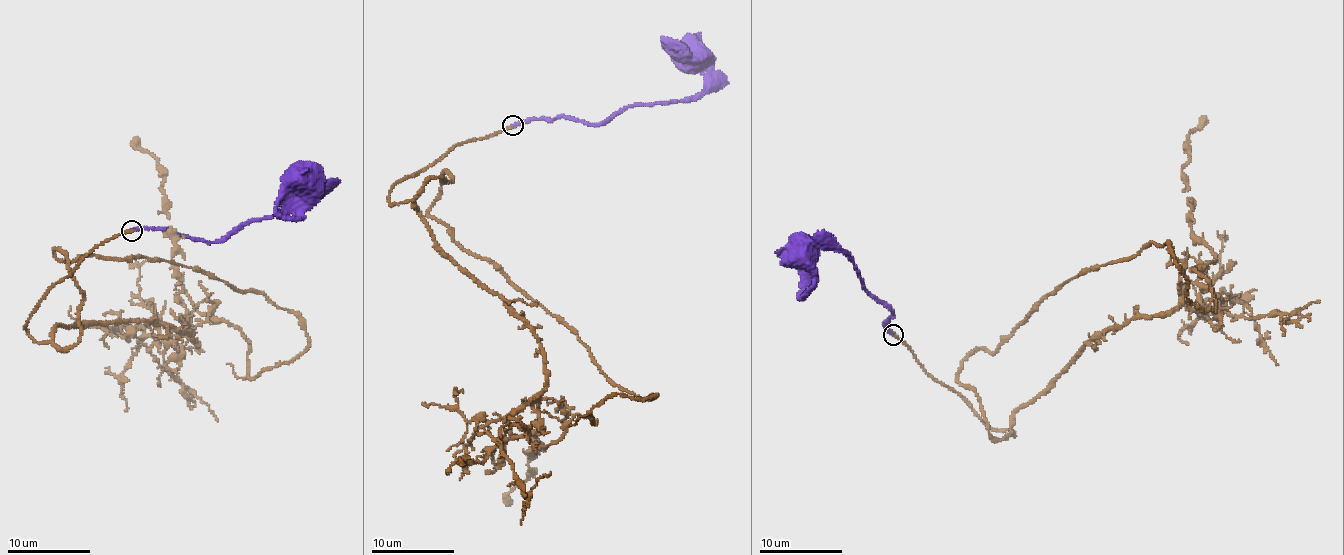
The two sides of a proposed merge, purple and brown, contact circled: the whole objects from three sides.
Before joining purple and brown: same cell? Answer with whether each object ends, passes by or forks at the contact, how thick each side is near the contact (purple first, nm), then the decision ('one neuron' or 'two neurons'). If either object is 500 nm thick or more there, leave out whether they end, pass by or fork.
purple ends | brown ends | 260/200 nm | two neurons

